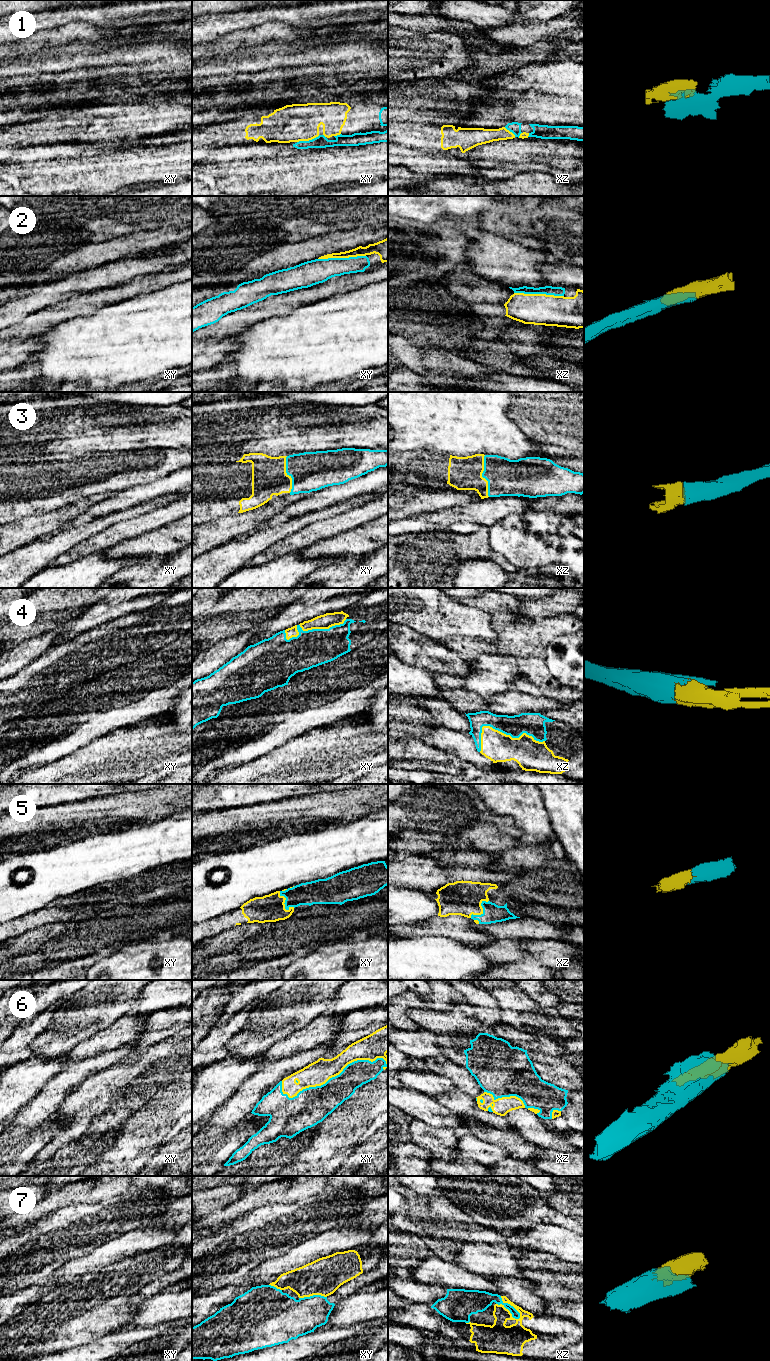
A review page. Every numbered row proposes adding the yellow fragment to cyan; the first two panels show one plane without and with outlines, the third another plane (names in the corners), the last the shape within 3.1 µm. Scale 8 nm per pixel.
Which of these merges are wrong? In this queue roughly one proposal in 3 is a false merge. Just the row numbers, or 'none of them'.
none of them

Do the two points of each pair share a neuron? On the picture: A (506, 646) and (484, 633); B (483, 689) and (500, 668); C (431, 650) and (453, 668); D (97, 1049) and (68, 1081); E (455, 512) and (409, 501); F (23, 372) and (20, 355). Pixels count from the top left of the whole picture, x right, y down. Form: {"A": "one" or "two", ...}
{"A": "two", "B": "one", "C": "one", "D": "two", "E": "two", "F": "two"}

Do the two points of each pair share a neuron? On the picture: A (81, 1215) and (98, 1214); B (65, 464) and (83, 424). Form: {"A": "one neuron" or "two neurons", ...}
{"A": "one neuron", "B": "two neurons"}

